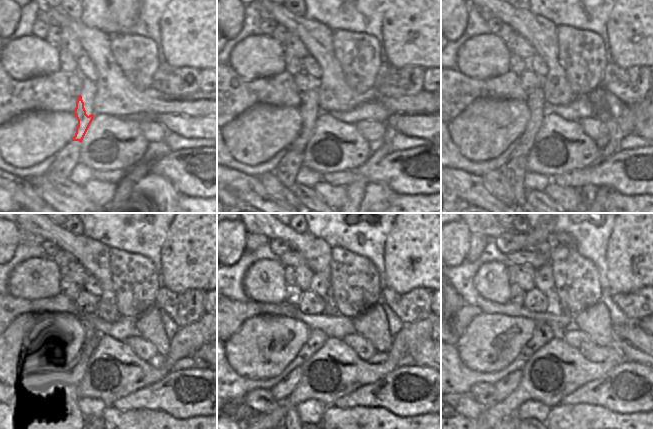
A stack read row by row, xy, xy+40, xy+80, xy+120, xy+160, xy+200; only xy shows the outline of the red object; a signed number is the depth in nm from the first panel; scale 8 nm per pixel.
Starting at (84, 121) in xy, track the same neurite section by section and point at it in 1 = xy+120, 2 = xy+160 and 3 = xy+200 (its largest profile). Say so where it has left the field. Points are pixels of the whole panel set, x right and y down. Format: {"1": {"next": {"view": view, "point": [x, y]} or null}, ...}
{"1": {"next": {"view": "xy+120", "point": [78, 366]}}, "2": {"next": {"view": "xy+160", "point": [280, 391]}}, "3": {"next": {"view": "xy+200", "point": [505, 387]}}}

